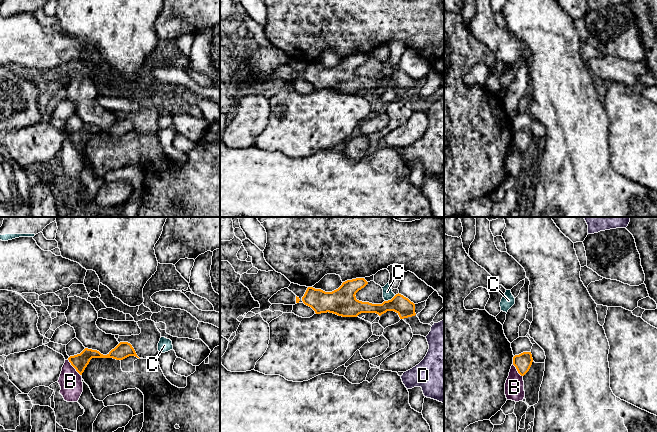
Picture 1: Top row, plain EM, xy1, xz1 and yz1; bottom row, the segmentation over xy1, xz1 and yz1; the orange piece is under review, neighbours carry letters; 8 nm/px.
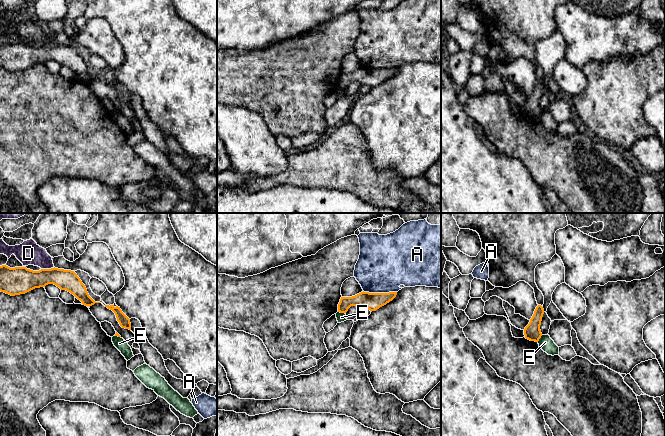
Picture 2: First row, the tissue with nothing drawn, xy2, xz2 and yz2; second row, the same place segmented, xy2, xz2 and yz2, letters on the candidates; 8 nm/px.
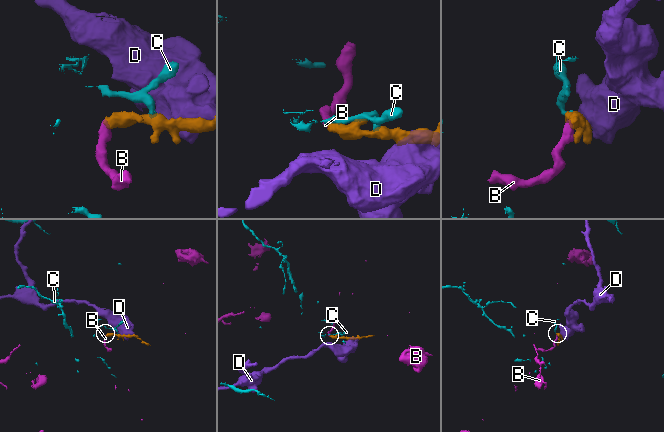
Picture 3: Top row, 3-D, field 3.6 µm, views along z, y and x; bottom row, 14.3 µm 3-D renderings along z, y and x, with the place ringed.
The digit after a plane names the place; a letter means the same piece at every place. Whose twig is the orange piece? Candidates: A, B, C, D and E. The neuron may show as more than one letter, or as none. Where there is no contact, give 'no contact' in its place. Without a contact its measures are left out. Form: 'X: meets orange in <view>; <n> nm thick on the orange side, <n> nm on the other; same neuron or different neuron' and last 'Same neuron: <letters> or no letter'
A: meets orange in xz2; 140 nm thick on the orange side, 420 nm on the other; different neuron
B: meets orange in xy1; 130 nm thick on the orange side, 190 nm on the other; different neuron
C: meets orange in xz1; 150 nm thick on the orange side, 80 nm on the other; different neuron
D: meets orange in xy2; 220 nm thick on the orange side, 190 nm on the other; different neuron
E: meets orange in xz2; 140 nm thick on the orange side, 80 nm on the other; different neuron
Same neuron: no letter

